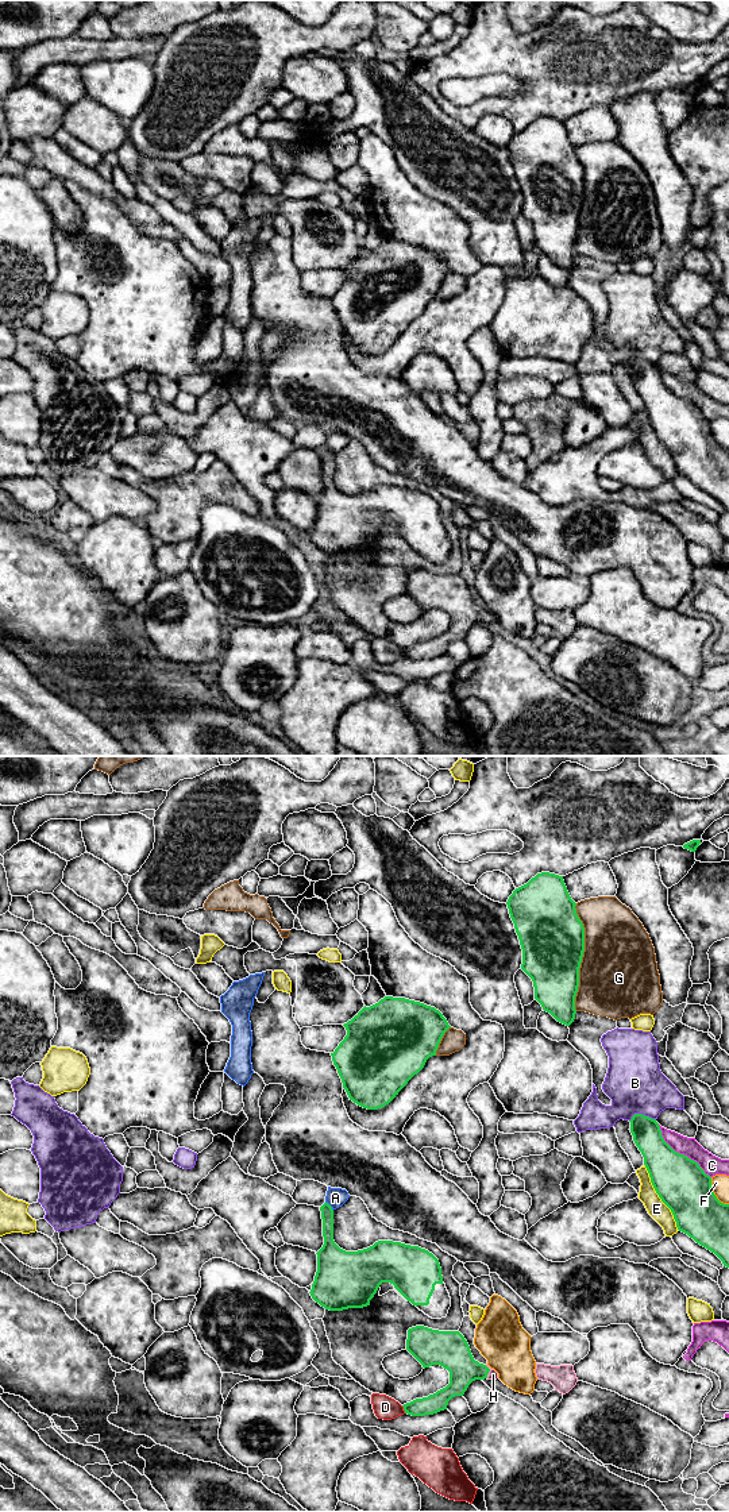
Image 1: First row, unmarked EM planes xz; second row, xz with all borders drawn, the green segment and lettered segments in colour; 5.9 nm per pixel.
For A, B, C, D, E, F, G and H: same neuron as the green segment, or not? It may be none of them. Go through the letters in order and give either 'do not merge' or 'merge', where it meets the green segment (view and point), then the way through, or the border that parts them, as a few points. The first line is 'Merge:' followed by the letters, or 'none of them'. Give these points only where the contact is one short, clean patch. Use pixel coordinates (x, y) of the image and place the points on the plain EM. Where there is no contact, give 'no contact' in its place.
Merge: H
A: do not merge; contact xz (330, 450)
B: do not merge; contact xz (641, 358)
C: do not merge; contact xz (679, 397)
D: do not merge; contact xz (404, 654)
E: do not merge; contact xz (659, 440)
F: do not merge; contact xz (713, 438)
G: do not merge; contact xz (582, 200)
H: merge; contact xz (489, 614); way xz (452, 596), (471, 614), (489, 614), (493, 618)

